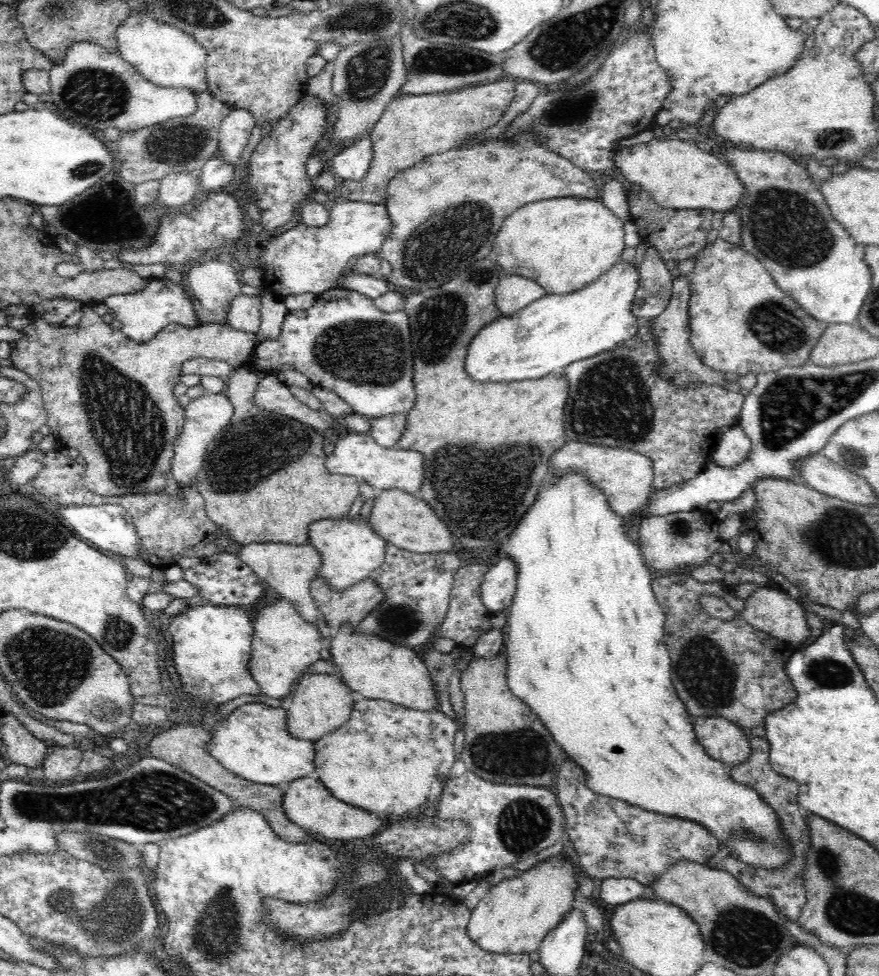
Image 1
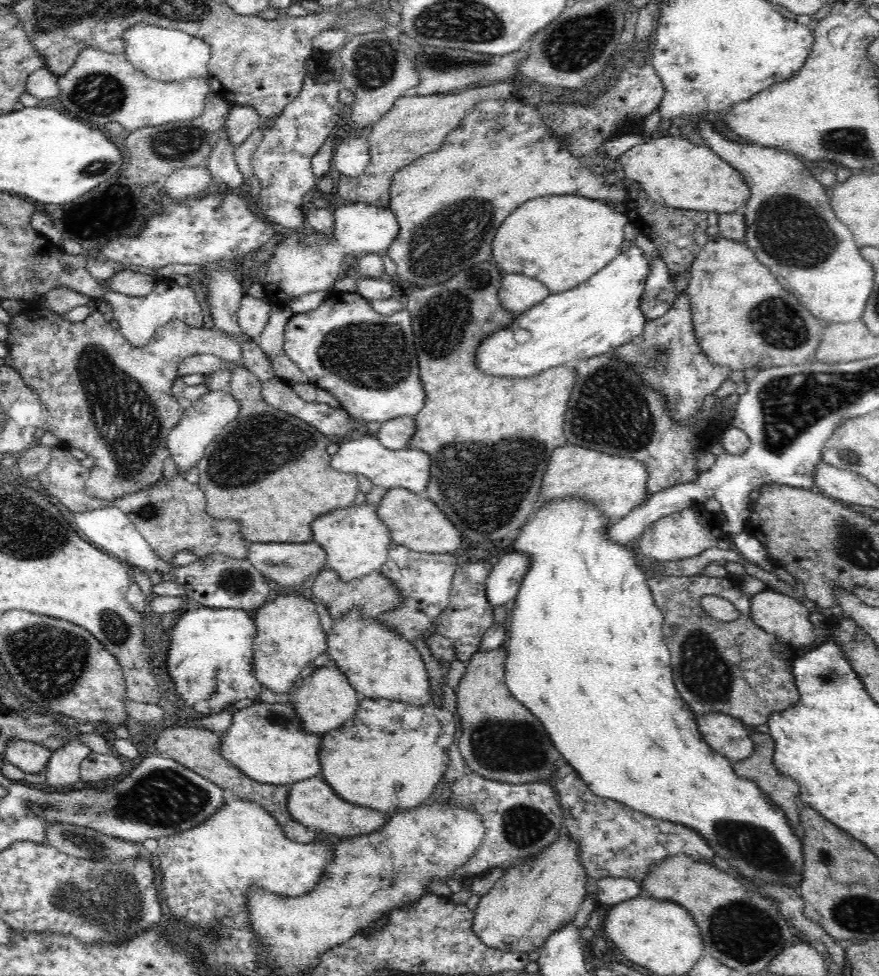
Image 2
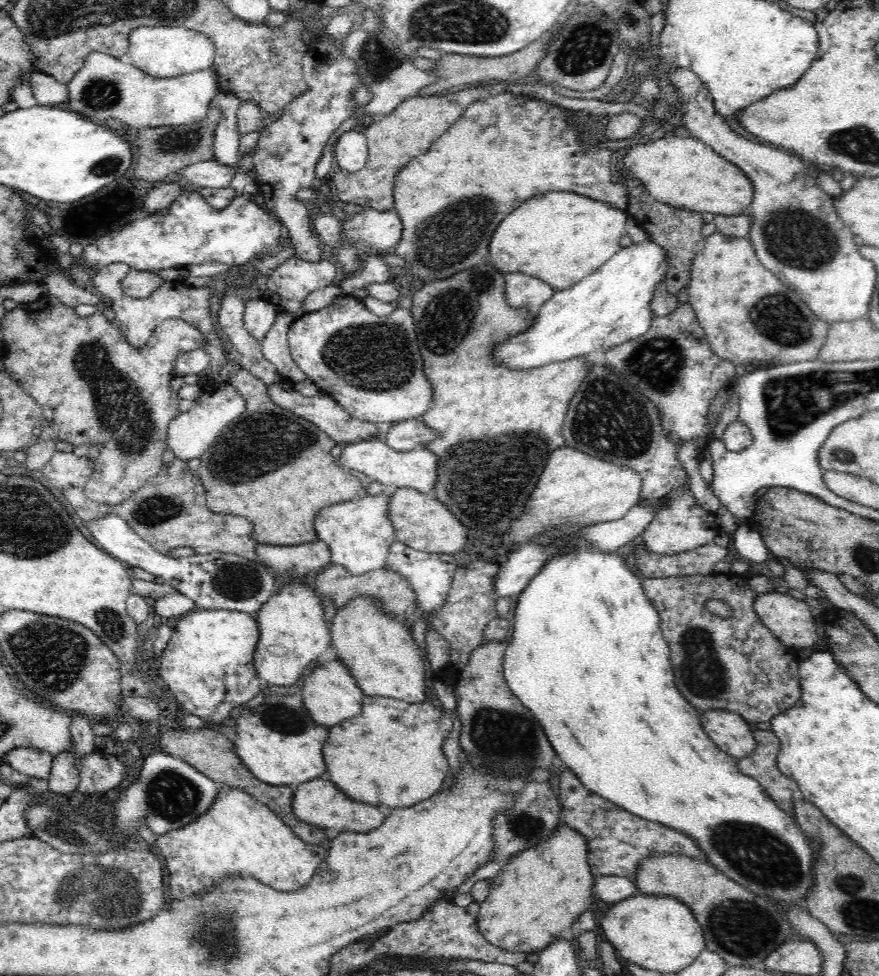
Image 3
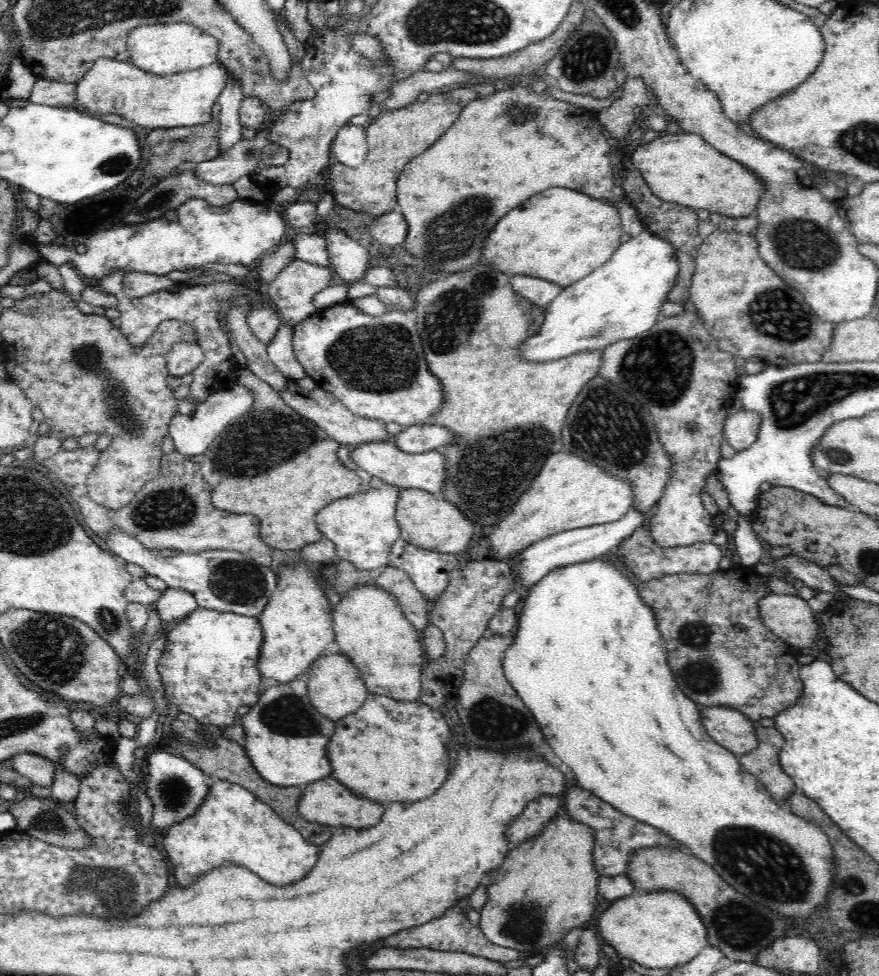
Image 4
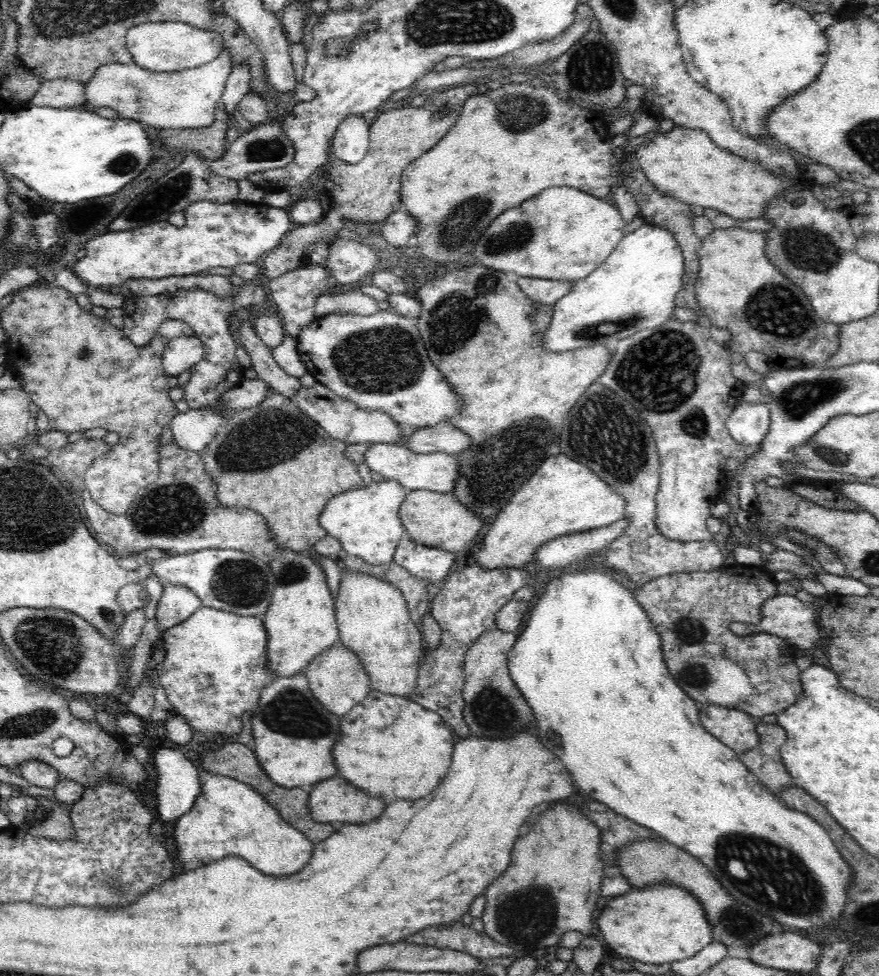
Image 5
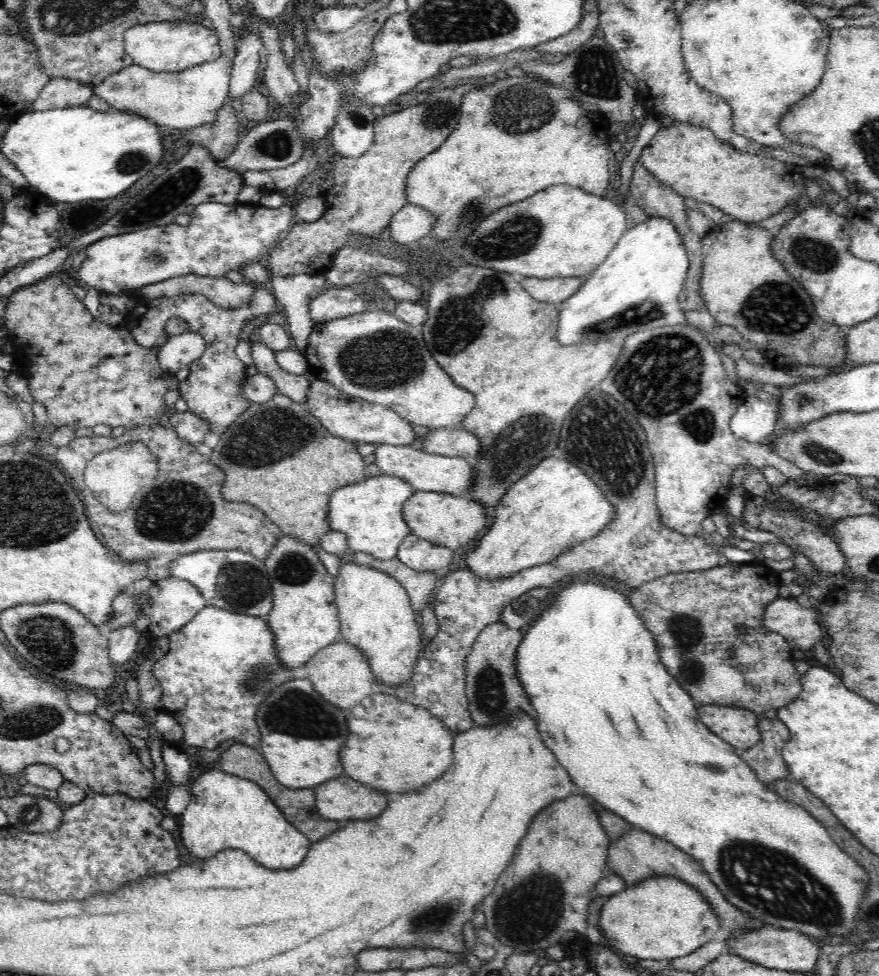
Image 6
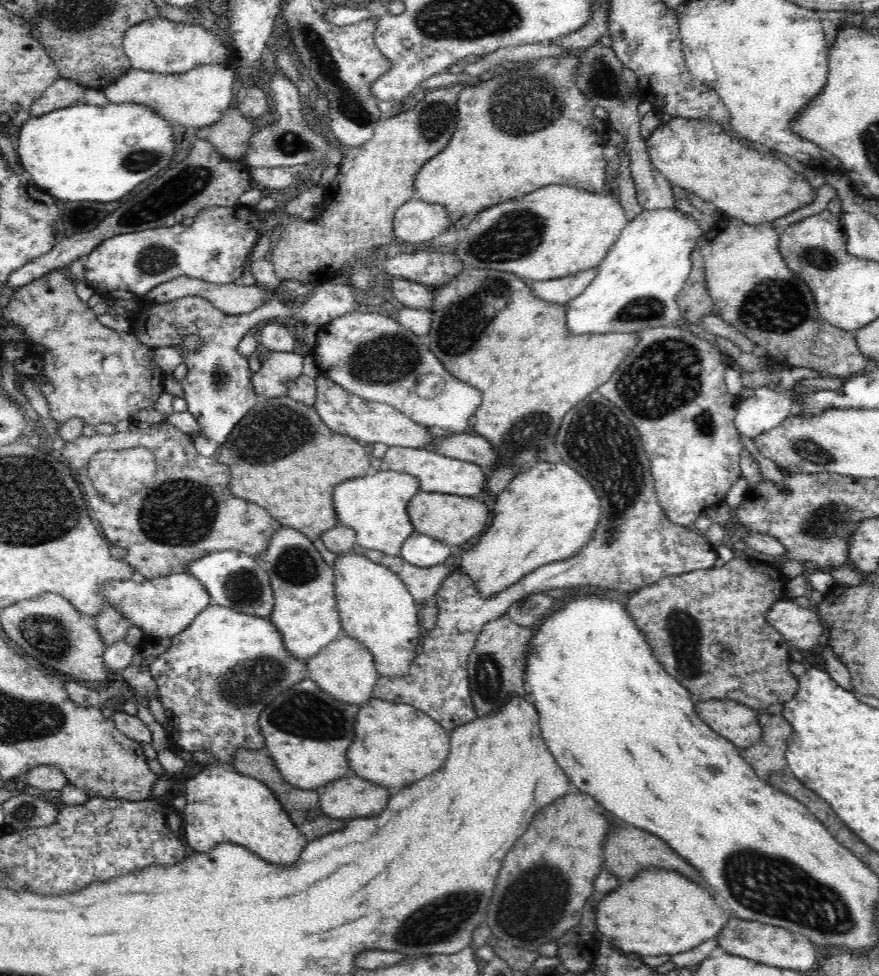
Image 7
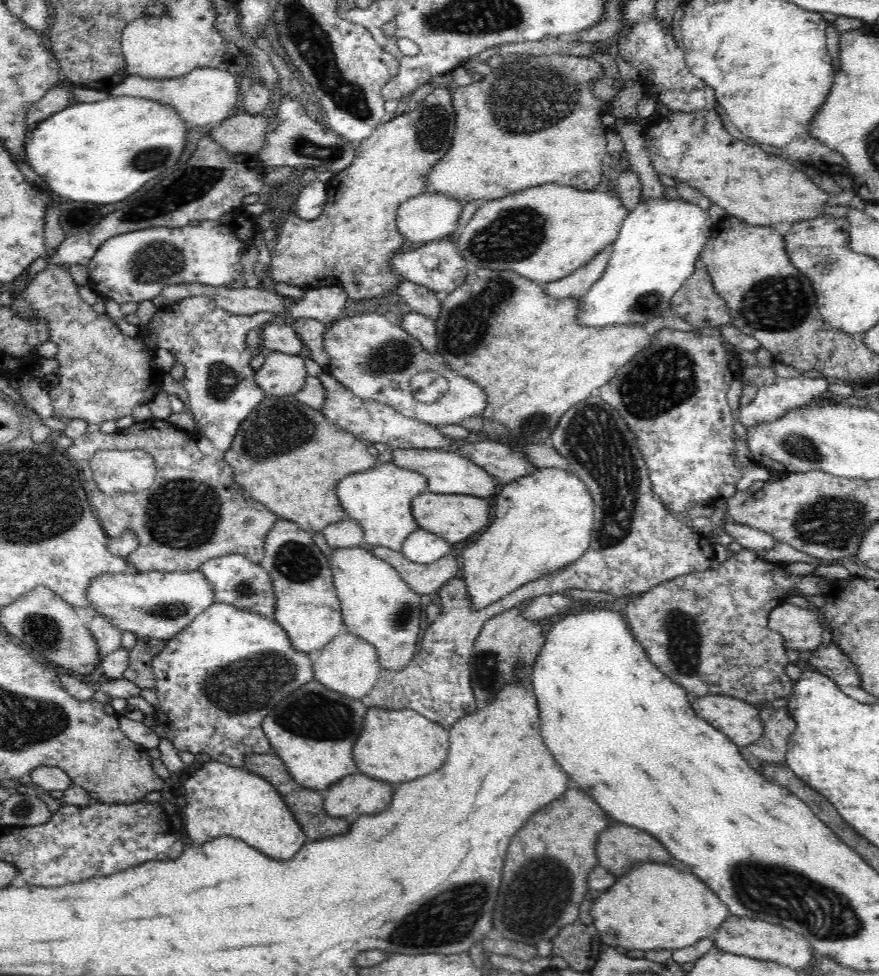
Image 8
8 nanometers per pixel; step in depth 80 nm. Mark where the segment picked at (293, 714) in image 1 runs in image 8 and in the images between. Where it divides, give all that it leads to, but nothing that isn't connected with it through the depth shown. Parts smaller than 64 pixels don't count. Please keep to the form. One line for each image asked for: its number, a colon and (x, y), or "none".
2: (324, 700)
3: (330, 694)
4: (336, 689)
5: (337, 678)
6: (341, 673)
7: (345, 670)
8: (348, 665)

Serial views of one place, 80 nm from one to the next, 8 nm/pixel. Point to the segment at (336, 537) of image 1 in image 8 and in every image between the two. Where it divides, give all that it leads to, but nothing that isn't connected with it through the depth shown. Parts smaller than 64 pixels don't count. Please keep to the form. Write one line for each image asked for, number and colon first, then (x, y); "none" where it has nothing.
2: (356, 541)
3: (359, 533)
4: (363, 527)
5: (366, 521)
6: (370, 513)
7: (375, 506)
8: (379, 500)

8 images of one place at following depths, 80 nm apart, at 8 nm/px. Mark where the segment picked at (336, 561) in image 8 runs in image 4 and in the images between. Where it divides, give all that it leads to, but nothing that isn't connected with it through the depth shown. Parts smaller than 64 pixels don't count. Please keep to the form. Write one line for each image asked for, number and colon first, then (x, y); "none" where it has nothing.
4: (370, 628)
5: (374, 623)
6: (375, 613)
7: (375, 608)

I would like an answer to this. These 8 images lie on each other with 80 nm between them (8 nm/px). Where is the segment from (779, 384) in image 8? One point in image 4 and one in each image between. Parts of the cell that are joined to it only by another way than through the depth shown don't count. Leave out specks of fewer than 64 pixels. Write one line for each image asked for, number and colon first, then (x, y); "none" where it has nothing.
4: (741, 429)
5: (748, 424)
6: (757, 418)
7: (766, 409)

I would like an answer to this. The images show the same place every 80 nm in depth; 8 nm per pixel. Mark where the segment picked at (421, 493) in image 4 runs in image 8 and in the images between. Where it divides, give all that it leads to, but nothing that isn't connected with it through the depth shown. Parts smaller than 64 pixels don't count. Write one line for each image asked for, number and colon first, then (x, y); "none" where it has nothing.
5: (433, 519)
6: (446, 520)
7: (454, 520)
8: (454, 517)

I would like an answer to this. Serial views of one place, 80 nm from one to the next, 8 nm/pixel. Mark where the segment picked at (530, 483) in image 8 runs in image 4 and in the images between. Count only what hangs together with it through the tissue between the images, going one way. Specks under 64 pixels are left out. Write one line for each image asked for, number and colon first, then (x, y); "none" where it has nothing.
4: (569, 493)
5: (563, 496)
6: (556, 506)
7: (548, 513)

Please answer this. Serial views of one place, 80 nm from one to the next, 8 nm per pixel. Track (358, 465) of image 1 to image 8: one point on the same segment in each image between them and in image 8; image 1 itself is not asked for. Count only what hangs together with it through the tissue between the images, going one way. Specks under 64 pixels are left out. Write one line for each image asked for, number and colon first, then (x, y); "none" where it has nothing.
2: (409, 468)
3: (416, 469)
4: (426, 471)
5: (438, 472)
6: (428, 472)
7: (437, 473)
8: (447, 472)

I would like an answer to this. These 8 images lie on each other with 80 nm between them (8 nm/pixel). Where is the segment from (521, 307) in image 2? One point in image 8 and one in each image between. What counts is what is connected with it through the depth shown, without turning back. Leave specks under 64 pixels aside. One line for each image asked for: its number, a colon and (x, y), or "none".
3: (521, 289)
4: (541, 292)
5: (546, 291)
6: (554, 290)
7: (558, 291)
8: (575, 285)

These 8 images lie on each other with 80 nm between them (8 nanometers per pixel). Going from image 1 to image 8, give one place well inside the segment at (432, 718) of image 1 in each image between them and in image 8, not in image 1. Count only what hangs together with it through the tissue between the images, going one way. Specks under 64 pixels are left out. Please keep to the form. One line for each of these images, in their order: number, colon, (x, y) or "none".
2: (389, 756)
3: (381, 758)
4: (389, 751)
5: (391, 747)
6: (377, 725)
7: (395, 745)
8: (396, 746)

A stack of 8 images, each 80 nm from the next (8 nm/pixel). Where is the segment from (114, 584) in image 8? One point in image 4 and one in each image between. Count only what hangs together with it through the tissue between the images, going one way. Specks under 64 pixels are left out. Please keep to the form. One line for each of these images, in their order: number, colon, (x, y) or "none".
4: (174, 605)
5: (177, 604)
6: (173, 602)
7: (163, 607)

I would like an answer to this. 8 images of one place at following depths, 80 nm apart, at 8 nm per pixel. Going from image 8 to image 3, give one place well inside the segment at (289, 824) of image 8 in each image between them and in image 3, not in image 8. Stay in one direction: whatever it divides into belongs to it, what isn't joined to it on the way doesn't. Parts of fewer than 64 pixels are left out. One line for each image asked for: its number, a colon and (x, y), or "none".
3: (237, 835)
4: (233, 826)
5: (229, 818)
6: (225, 812)
7: (221, 806)

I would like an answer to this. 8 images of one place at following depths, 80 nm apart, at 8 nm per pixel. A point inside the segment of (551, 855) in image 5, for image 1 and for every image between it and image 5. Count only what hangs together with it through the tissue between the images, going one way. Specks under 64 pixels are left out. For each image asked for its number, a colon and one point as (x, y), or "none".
1: (514, 916)
2: (529, 902)
3: (540, 892)
4: (545, 887)

